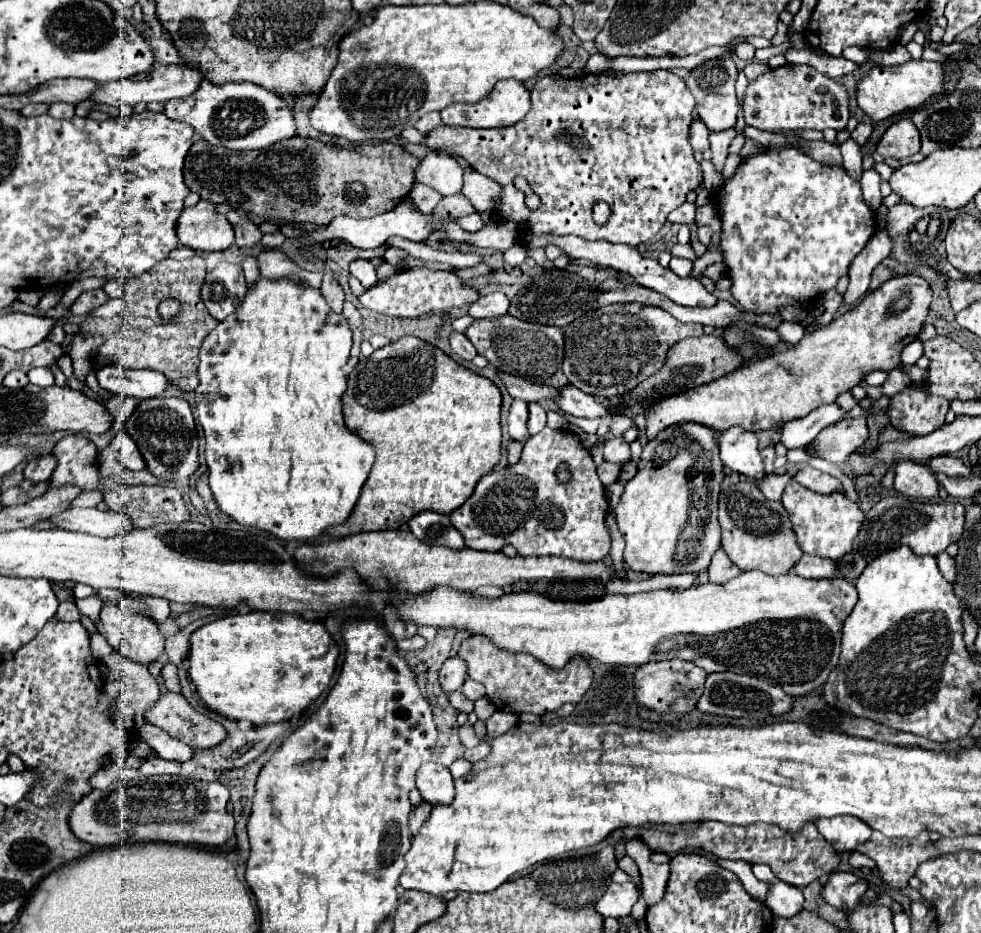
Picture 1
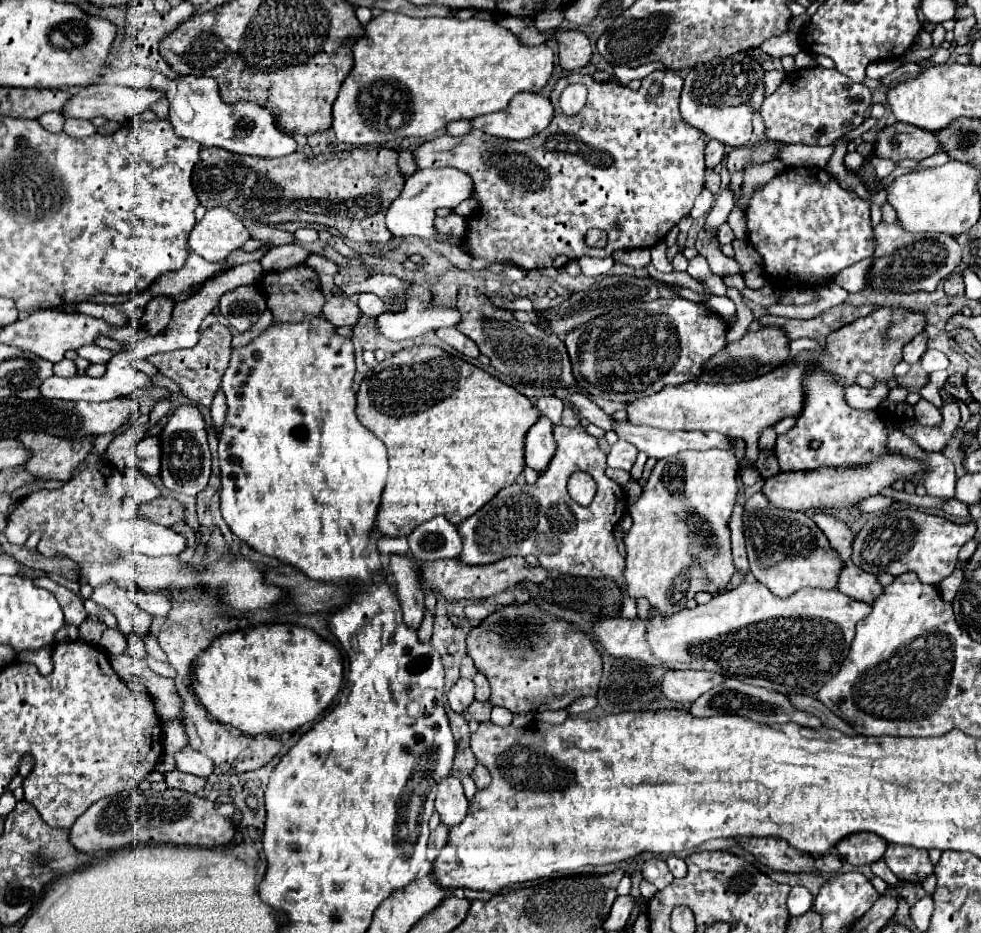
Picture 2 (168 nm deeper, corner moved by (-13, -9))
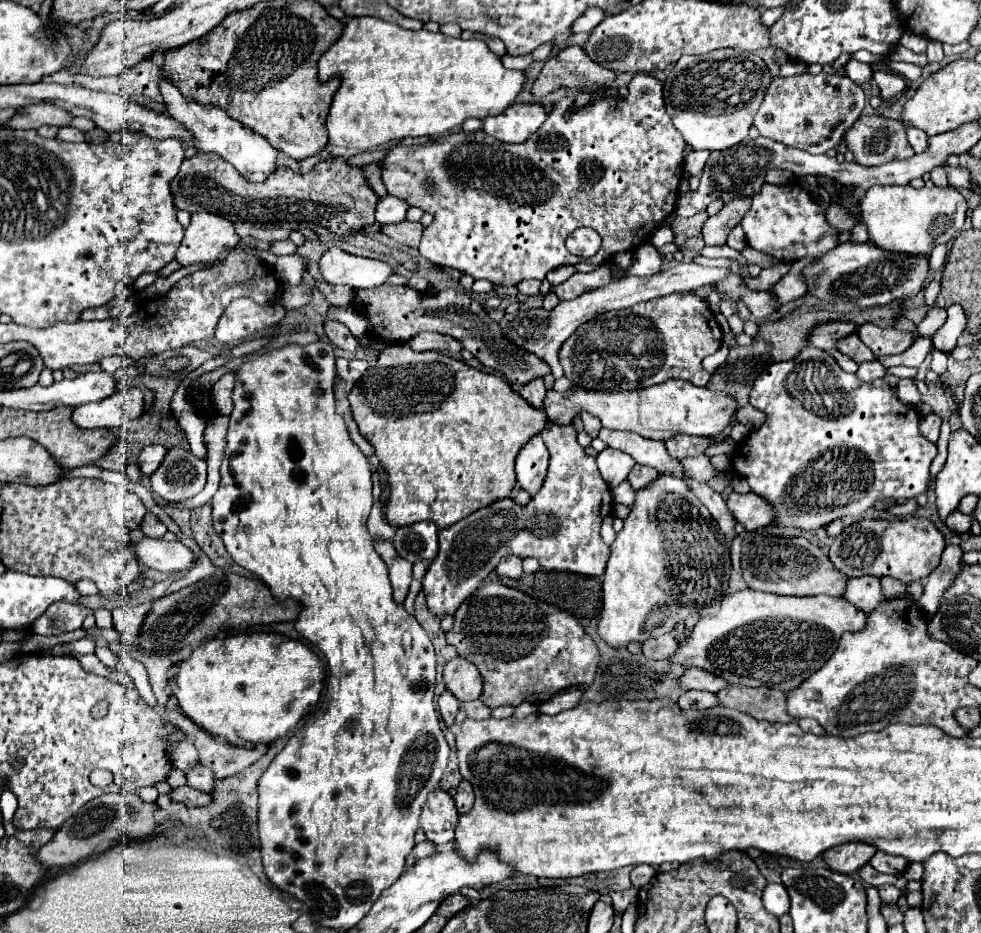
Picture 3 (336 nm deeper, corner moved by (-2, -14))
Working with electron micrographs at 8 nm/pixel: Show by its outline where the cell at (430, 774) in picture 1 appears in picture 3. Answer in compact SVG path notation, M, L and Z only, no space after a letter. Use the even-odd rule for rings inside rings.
M440 788L430 792L422 806L420 816L420 828L424 830L426 838L432 844L452 842L456 822L458 822L458 810L452 796Z

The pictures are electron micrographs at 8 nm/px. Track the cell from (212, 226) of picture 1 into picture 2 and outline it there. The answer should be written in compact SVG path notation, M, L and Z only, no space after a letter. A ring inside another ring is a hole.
M225 207L209 209L189 233L189 249L211 263L225 261L235 249L241 249L245 241L249 241L249 231L241 219Z

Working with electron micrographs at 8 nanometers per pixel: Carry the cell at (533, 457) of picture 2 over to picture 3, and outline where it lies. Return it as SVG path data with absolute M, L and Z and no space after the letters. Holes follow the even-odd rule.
M534 436L518 454L516 458L516 478L518 486L526 490L530 496L534 496L544 478L548 468L548 450L540 436Z

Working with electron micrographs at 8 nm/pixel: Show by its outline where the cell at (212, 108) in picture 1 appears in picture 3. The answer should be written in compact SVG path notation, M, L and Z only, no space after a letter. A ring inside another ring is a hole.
M166 78L160 80L160 94L166 104L166 114L184 124L194 134L194 148L202 152L214 152L222 156L226 162L236 166L242 178L252 182L264 182L274 170L276 170L276 148L268 144L266 138L262 138L256 132L250 132L240 122L230 120L220 108L216 106L200 106L192 100L184 100L184 96L170 84Z

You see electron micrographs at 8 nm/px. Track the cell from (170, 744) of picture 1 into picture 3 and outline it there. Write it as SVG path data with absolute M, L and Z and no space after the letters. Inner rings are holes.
M202 764L194 766L192 770L186 772L186 778L188 778L188 786L200 790L200 792L208 792L212 794L214 792L214 786L216 786L216 778L212 776L212 770L210 768L204 768Z

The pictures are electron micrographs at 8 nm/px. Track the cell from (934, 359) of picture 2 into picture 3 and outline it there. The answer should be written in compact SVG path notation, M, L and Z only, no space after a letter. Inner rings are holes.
M934 350L934 352L932 352L930 370L934 370L936 374L944 374L944 372L946 372L946 362L948 362L948 354L942 352L942 350Z

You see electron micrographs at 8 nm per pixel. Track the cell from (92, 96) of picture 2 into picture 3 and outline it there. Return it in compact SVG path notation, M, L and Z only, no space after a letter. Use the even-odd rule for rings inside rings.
M32 104L32 106L20 108L12 116L12 120L8 120L8 124L4 124L4 128L22 128L22 130L34 128L36 130L44 124L66 126L70 120L72 120L72 116L54 104Z

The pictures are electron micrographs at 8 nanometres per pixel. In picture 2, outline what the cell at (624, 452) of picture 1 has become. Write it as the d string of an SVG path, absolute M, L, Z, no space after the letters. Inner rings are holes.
M619 439L611 447L611 451L607 455L607 465L609 467L615 467L615 469L631 471L635 459L637 459L637 447L631 445L631 443L627 443L627 441L623 441L623 439Z

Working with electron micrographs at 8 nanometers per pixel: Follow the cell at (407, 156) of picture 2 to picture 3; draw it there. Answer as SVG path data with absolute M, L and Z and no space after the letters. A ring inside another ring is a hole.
M380 162L371 163L368 164L368 166L364 166L364 178L368 180L368 186L376 192L376 196L378 196L378 198L382 198L382 196L386 196L386 194L388 194L381 179Z

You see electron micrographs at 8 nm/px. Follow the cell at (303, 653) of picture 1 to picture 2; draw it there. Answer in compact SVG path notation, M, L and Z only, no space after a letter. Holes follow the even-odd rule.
M289 623L257 625L219 635L219 639L215 639L215 643L197 659L193 675L193 691L213 719L233 725L245 735L279 737L315 721L331 705L343 683L343 657L333 643L325 641L313 629Z

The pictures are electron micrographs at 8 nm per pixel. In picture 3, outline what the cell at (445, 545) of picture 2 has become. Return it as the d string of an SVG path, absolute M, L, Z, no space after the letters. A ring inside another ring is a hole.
M416 522L410 526L400 526L394 536L396 552L408 560L434 560L438 554L438 528L434 522Z

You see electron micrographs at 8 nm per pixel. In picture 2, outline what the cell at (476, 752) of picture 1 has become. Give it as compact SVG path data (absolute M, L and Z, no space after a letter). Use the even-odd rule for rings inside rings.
M477 763L477 767L473 769L471 777L473 777L473 781L477 783L477 787L479 787L479 789L481 789L481 787L487 787L487 785L489 785L489 781L491 781L491 775L489 775L487 767L485 767L485 765L481 765L481 763Z

